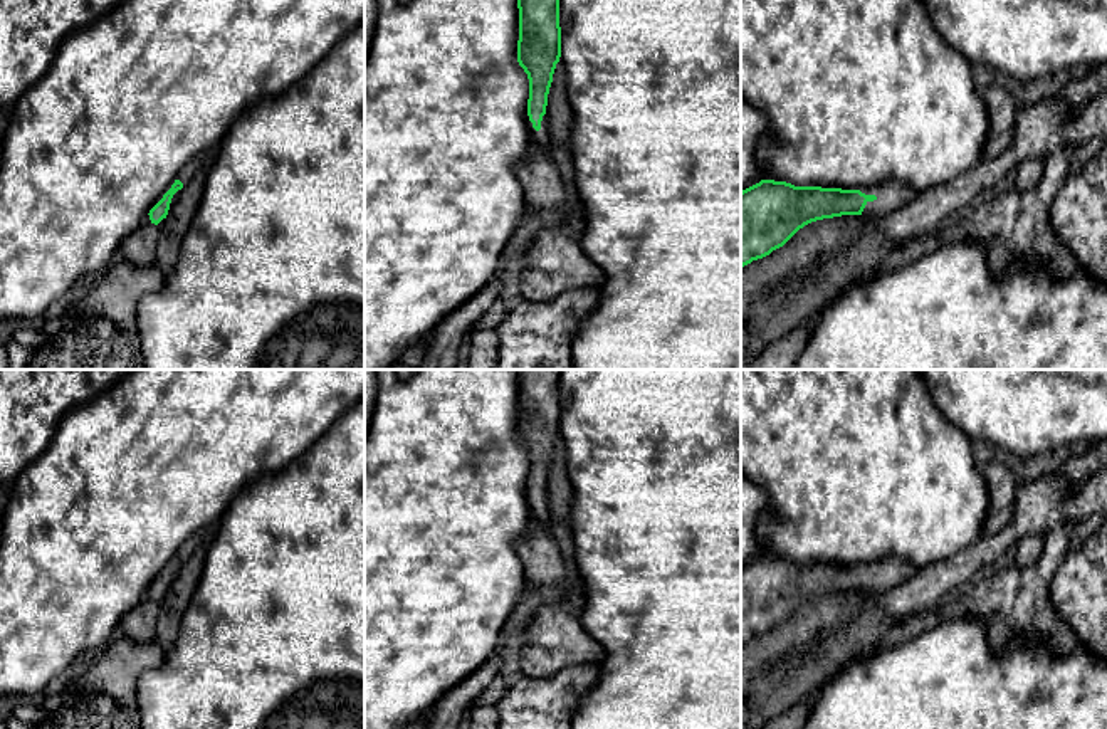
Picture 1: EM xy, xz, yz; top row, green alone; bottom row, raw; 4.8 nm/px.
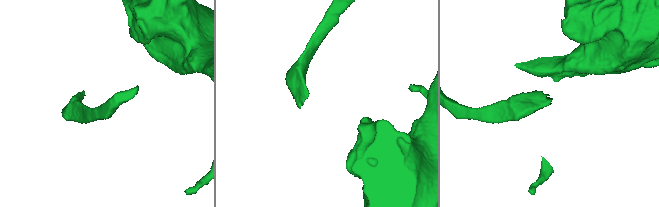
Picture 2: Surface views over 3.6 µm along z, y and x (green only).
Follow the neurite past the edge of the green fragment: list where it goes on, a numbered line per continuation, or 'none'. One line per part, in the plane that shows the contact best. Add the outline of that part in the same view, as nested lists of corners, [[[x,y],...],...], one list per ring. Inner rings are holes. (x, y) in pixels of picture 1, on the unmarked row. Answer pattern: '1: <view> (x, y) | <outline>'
1: yz (894, 570) | [[[889,556],[884,559],[858,564],[865,571],[875,571],[874,578],[867,578],[862,593],[882,595],[890,588],[916,576],[921,568],[914,566],[900,556]]]

